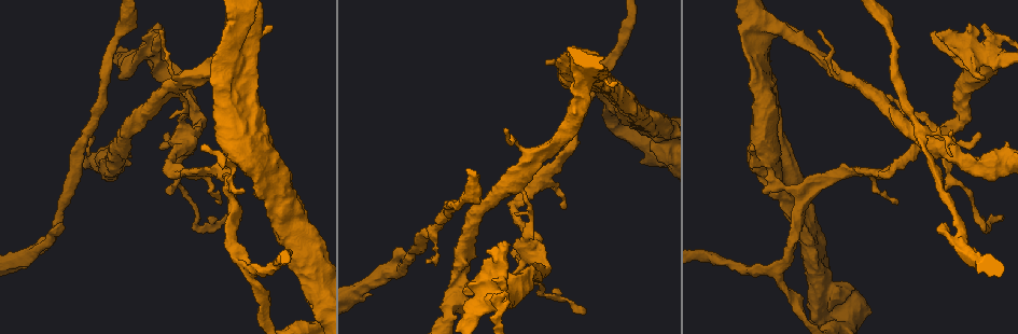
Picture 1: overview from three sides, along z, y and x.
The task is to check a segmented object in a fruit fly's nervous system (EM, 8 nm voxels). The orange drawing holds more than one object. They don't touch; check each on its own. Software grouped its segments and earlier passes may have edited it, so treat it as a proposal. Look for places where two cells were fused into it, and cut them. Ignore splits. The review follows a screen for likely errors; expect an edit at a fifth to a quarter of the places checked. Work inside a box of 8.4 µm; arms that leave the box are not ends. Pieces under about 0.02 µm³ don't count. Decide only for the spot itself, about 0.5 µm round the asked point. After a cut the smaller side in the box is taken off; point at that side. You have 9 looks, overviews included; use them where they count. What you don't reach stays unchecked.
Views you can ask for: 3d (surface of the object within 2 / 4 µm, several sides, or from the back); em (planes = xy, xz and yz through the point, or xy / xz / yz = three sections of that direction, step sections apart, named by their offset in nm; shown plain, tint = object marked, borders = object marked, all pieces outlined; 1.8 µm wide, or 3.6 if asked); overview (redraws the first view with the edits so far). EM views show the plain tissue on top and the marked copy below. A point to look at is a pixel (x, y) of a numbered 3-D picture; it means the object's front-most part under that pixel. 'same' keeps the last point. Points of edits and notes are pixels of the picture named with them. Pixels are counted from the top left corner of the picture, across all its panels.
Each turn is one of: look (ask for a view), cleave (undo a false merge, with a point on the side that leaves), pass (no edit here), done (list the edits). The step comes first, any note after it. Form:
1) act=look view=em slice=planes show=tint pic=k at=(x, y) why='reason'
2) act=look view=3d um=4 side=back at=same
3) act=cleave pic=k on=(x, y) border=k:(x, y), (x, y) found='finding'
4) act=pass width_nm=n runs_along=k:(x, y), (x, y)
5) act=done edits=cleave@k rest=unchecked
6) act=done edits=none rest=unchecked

act=look view=3d um=4 pic=1 at=(961, 245) why='a fork'

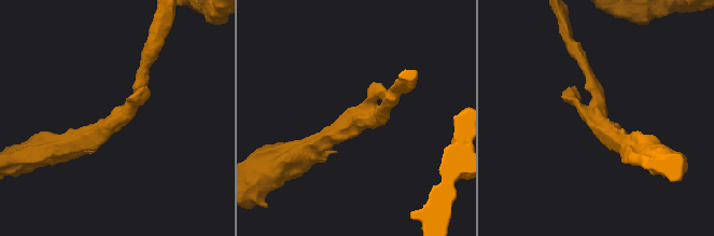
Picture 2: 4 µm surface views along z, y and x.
act=look view=em um=3.6 slice=planes show=tint pic=2 at=(361, 118)

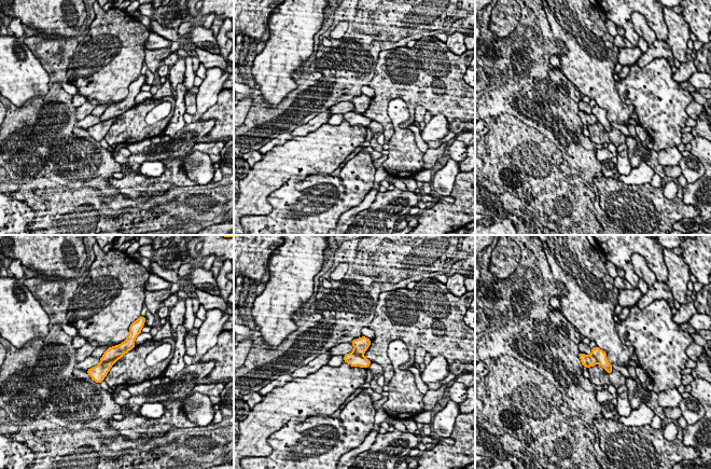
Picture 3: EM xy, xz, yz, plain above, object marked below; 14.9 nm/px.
act=cleave pic=3 on=(97, 373) found='a second cell is stuck on'

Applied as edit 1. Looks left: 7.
act=look view=3d um=4 pic=1 at=(776, 274)

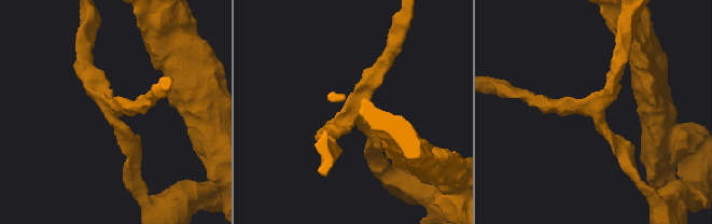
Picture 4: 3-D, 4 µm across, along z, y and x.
act=look view=em slice=planes show=tint pic=4 at=(353, 115) arms=3 arm_widths_nm=200,220,220 why='need the tissue'

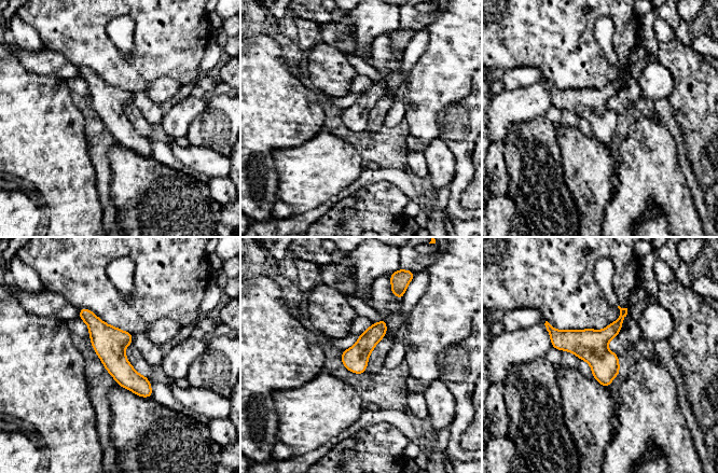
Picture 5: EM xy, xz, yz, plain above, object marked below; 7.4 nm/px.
act=pass width_nm=190 runs_along=5:(82, 310), (149, 394) found='continuous, no second cell'

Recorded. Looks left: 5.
act=look view=3d um=4 side=back pic=1 at=(227, 189) why='arms part here'

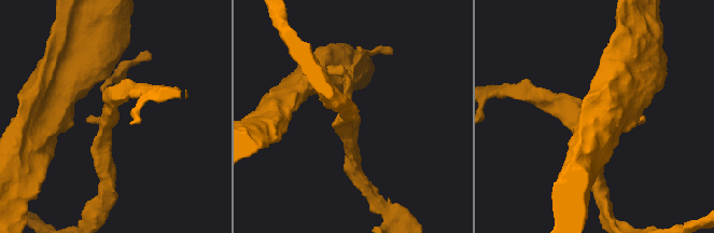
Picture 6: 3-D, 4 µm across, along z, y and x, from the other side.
act=look view=em um=3.6 slice=xy step=16 show=tint pic=6 at=(115, 114) why='shape alone is not enough'

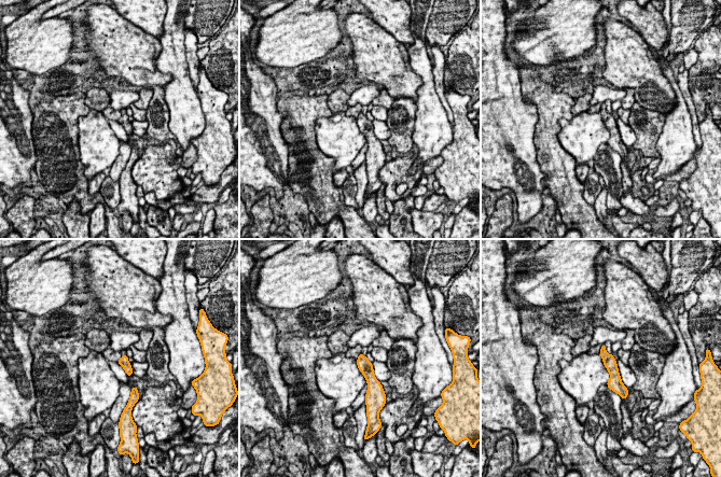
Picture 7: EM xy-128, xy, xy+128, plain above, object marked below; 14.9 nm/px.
act=look view=em um=3.6 slice=planes show=tint at=same

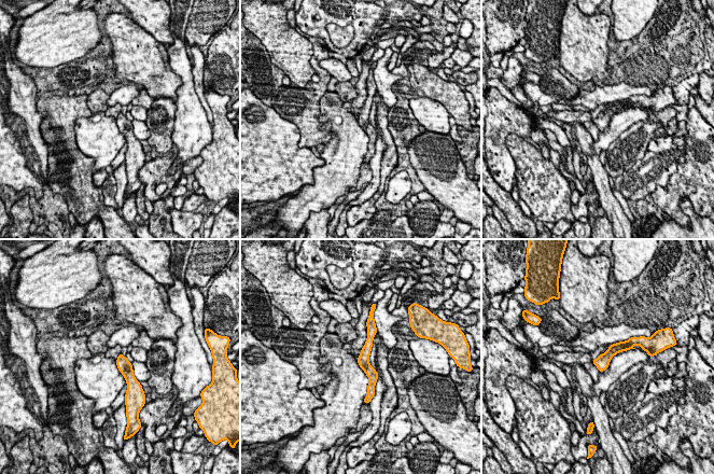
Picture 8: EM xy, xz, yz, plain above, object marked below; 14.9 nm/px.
act=pass found='continuous, no second cell'

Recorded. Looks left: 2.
act=look view=3d um=4 pic=1 at=(237, 36) why='four-way junction'

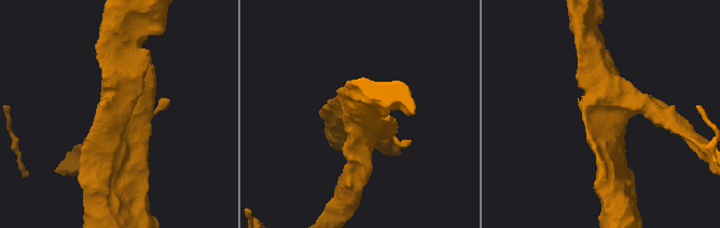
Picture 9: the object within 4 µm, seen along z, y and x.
act=look view=em slice=planes show=tint pic=9 at=(120, 116)

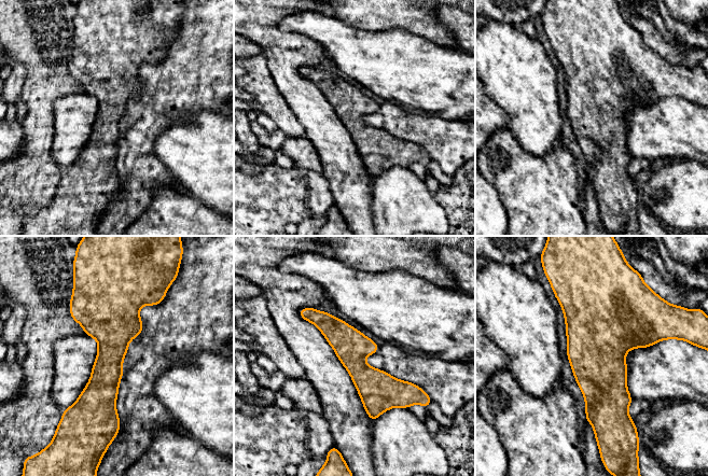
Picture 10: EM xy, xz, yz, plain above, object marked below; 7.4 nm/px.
act=pass width_nm=260 found='continuous, no second cell'

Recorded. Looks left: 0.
act=done edits=cleave@3 rest=unchecked

